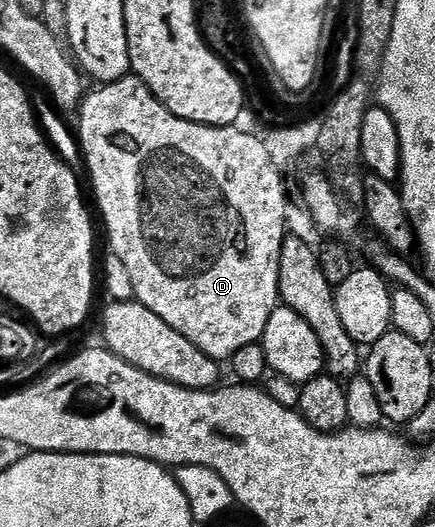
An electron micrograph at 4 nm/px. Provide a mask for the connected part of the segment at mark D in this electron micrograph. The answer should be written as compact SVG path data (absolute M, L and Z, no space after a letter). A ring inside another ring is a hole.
M132 74L124 76L122 80L116 80L110 84L98 87L98 92L90 91L85 99L81 101L79 109L79 117L81 116L81 136L79 132L79 152L85 156L85 164L89 167L89 176L93 179L93 192L97 195L97 208L101 211L101 216L105 219L105 232L109 235L108 251L119 258L119 262L123 262L123 266L127 266L127 274L131 278L131 286L133 287L133 295L135 299L143 306L147 306L147 310L151 310L151 314L159 314L159 318L163 318L163 322L167 322L167 326L171 326L171 330L179 330L179 334L183 334L183 338L187 338L187 342L195 342L195 346L199 346L199 350L203 350L203 354L207 354L213 360L218 362L232 361L235 350L243 350L243 346L251 346L260 341L261 335L267 330L267 322L271 322L271 314L279 306L281 291L279 290L279 258L283 250L283 242L285 241L289 228L289 192L285 189L285 180L282 169L275 166L271 160L270 154L264 145L260 135L252 136L249 132L244 132L241 126L230 126L228 128L216 128L215 126L207 126L206 124L196 124L195 122L187 122L183 118L179 118L175 114L171 114L171 110L167 110L167 106L163 106L163 102L159 102L155 98L155 94L151 94L151 90L143 83L138 76Z

